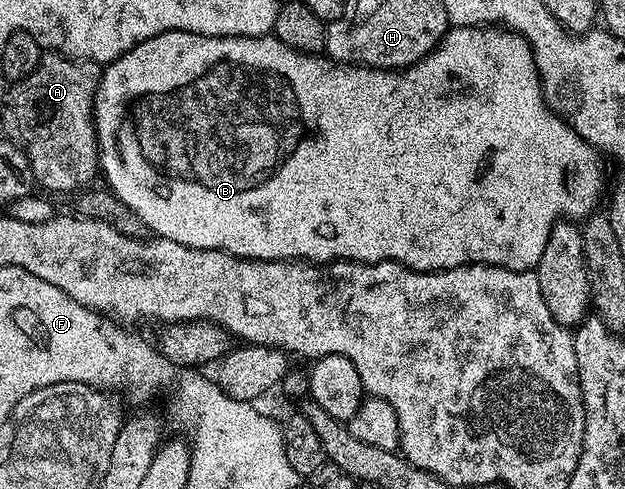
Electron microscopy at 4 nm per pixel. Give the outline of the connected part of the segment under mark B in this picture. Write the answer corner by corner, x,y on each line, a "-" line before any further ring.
488,25
488,26
486,26
486,27
451,27
451,28
450,28
450,29
448,29
448,30
447,30
447,31
446,31
446,33
444,33
444,34
443,34
443,40
442,40
442,41
440,41
440,43
439,43
439,44
437,44
437,45
436,45
436,47
434,47
434,49
432,49
432,50
431,50
431,51
430,51
430,53
429,53
429,54
427,54
427,55
426,55
426,57
424,57
424,59
422,59
422,60
421,60
421,61
417,61
417,62
416,62
416,63
414,63
414,64
413,64
413,65
409,65
409,66
408,66
408,67
400,67
400,68
398,68
398,69
396,69
396,70
394,70
394,71
382,71
382,69
381,69
381,68
379,68
379,67
355,67
355,66
354,66
354,65
353,65
353,64
351,64
351,63
337,63
337,62
335,62
335,60
333,60
333,59
328,59
328,58
327,58
327,56
326,56
326,54
323,54
323,53
320,53
320,54
318,54
318,55
306,55
306,54
305,54
305,53
301,53
301,52
300,52
300,51
298,51
298,50
297,50
297,49
289,49
289,48
288,48
288,47
287,47
287,46
285,46
285,44
283,44
283,43
282,43
282,42
281,42
281,41
280,41
280,40
279,40
279,39
277,39
277,38
275,38
275,36
274,36
274,34
270,34
270,35
198,35
198,34
197,34
197,33
189,33
189,32
188,32
188,31
166,31
166,32
165,32
165,33
161,33
161,34
160,34
160,35
158,35
158,36
157,36
157,37
149,37
149,38
148,38
148,39
146,39
146,40
145,40
145,41
141,41
141,42
140,42
140,43
139,43
139,44
138,44
138,45
136,45
136,46
135,46
135,47
134,47
134,48
133,48
133,49
129,49
129,50
128,50
128,51
127,51
127,52
125,52
125,54
123,54
123,55
122,55
122,56
121,56
121,57
117,57
117,58
116,58
116,59
114,59
114,60
113,60
113,62
112,62
112,63
109,63
109,64
106,64
106,66
104,66
104,67
103,67
103,68
102,68
102,71
101,71
101,74
100,74
100,76
99,76
99,81
98,81
98,83
96,83
96,84
95,84
95,110
94,110
94,112
93,112
93,118
94,118
94,121
95,121
95,140
96,140
96,141
97,141
97,145
98,145
98,146
99,146
99,171
100,171
100,172
101,172
101,175
104,175
104,177
105,177
105,178
107,178
107,180
105,180
105,183
106,183
106,186
107,186
107,187
108,187
108,188
109,188
109,190
110,190
110,191
112,191
112,193
114,193
114,194
115,194
115,195
116,195
116,196
117,196
117,197
118,197
118,199
120,199
120,200
121,200
121,201
125,201
125,205
129,205
129,209
133,209
133,210
134,210
134,211
135,211
135,212
136,212
136,213
137,213
137,217
141,217
141,221
145,221
145,225
146,225
146,226
147,226
147,230
148,230
148,232
151,232
151,233
154,233
154,234
155,234
155,235
156,235
156,236
158,236
158,238
161,238
161,239
172,239
172,240
173,240
173,241
177,241
177,242
178,242
178,243
180,243
180,244
181,244
181,245
189,245
189,246
190,246
190,247
192,247
192,248
193,248
193,249
209,249
209,250
210,250
210,251
227,251
227,252
228,252
228,253
230,253
230,255
235,255
235,256
237,256
237,258
239,258
239,259
264,259
264,260
265,260
265,261
277,261
277,260
278,260
278,259
282,259
282,260
284,260
284,261
306,261
306,262
308,262
308,263
313,263
313,264
316,264
316,265
326,265
326,264
329,264
329,263
333,263
333,262
336,262
336,261
350,261
350,262
352,262
352,263
386,263
386,262
388,262
388,261
390,261
390,262
392,262
392,263
402,263
402,264
403,264
403,266
404,266
404,267
410,267
410,268
411,268
411,270
413,270
413,271
448,271
448,269
450,269
450,267
466,267
466,266
467,266
467,264
468,264
468,263
486,263
486,264
487,264
487,266
488,266
488,267
504,267
504,268
505,268
505,269
509,269
509,270
510,270
510,271
530,271
530,270
532,270
532,269
535,269
535,268
538,268
538,265
539,265
539,262
540,262
540,261
541,261
541,253
545,253
545,241
549,241
549,233
550,233
550,232
551,232
551,230
552,230
552,229
553,229
553,225
554,225
554,224
555,224
555,223
557,223
557,222
560,222
560,221
563,221
563,220
567,220
567,221
583,221
583,220
586,220
586,218
587,218
587,216
588,216
588,215
590,215
590,214
592,214
592,212
594,212
594,211
595,211
595,210
596,210
596,208
598,208
598,207
595,207
595,206
597,206
597,205
598,205
598,203
599,203
599,198
601,198
601,197
602,197
602,195
603,195
603,198
604,198
604,195
605,195
605,183
604,183
604,187
603,187
603,163
602,163
602,161
601,161
601,160
599,160
599,155
600,155
600,152
599,152
599,151
598,151
598,150
596,150
596,148
594,148
594,147
592,147
592,146
591,146
591,144
589,144
589,143
586,143
586,141
585,141
585,140
584,140
584,139
583,139
583,138
582,138
582,137
581,137
581,136
579,136
579,135
578,135
578,134
577,134
577,132
576,132
576,131
575,131
575,128
573,128
573,127
571,127
571,126
569,126
569,124
568,124
568,123
567,123
567,120
566,120
566,119
564,119
564,118
563,118
563,116
561,116
561,115
557,115
557,114
555,114
555,112
554,112
554,111
552,111
552,110
551,110
551,108
550,108
550,107
548,107
548,106
547,106
547,102
546,102
546,101
545,101
545,100
544,100
544,99
543,99
543,90
542,90
542,89
541,89
541,81
540,81
540,80
539,80
539,74
538,74
538,73
537,73
537,65
536,65
536,64
535,64
535,62
534,62
534,61
533,61
533,53
532,53
532,52
531,52
531,46
530,46
530,45
529,45
529,44
527,44
527,39
526,39
526,37
524,37
524,36
523,36
523,35
519,35
519,34
517,34
517,32
515,32
515,31
508,31
508,30
507,30
507,28
506,28
506,27
504,27
504,26
502,26
502,25

